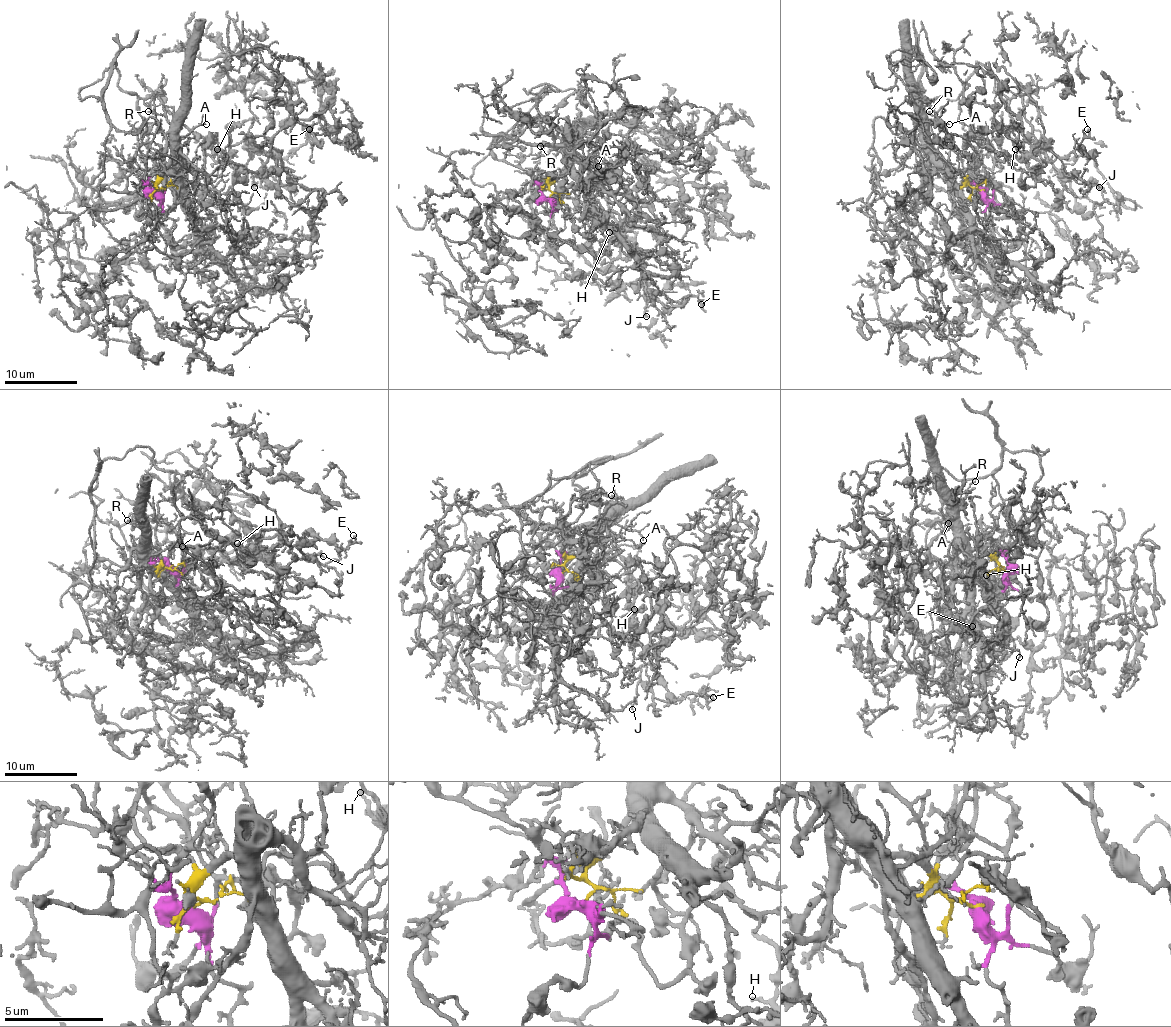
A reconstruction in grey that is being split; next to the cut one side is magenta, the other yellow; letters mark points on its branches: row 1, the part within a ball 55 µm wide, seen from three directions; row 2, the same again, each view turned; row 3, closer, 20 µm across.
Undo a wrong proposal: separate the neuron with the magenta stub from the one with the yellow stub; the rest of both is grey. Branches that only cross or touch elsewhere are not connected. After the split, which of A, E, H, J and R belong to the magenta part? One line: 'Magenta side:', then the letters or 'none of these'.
Magenta side: E, H, J

